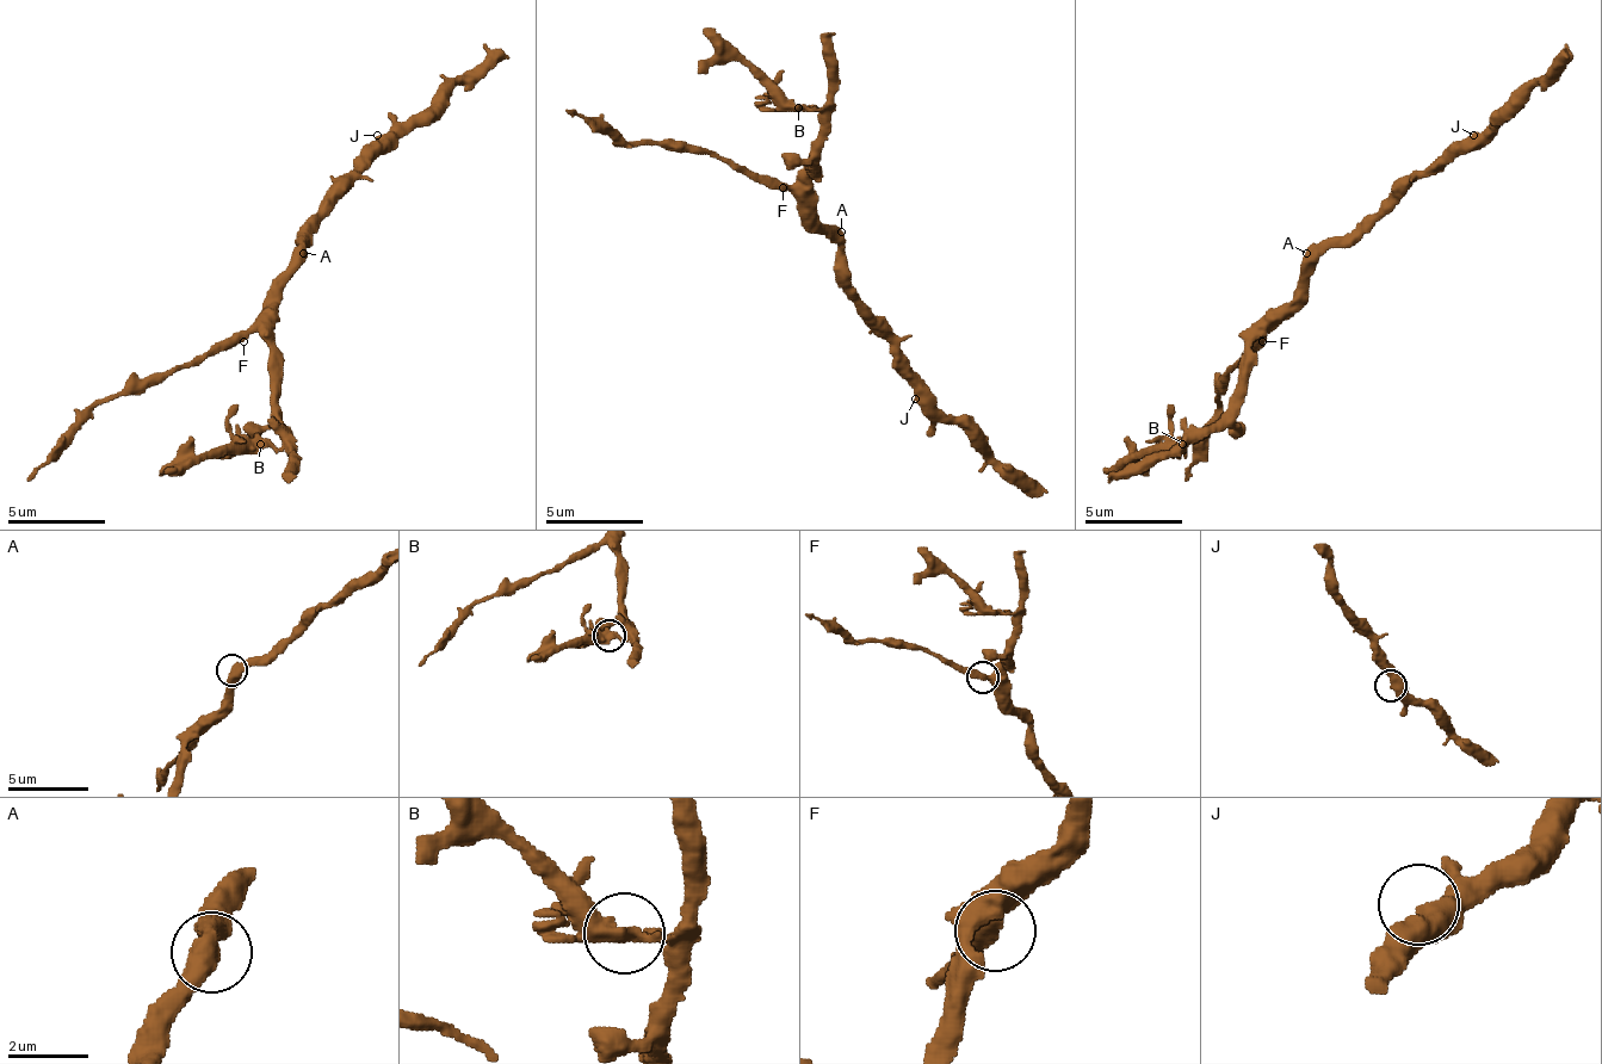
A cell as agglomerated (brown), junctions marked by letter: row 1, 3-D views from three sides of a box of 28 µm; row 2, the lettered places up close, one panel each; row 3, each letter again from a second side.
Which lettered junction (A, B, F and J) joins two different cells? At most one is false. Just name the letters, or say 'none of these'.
B

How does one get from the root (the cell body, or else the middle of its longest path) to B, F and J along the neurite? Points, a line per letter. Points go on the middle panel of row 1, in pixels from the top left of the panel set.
B: (832, 241), (822, 232), (817, 197), (812, 192), (812, 148), (822, 138), (822, 128), (812, 109), (797, 109)
F: (832, 241), (783, 187)
J: (832, 241), (836, 246), (836, 285), (891, 339), (891, 364), (915, 388), (915, 398)

